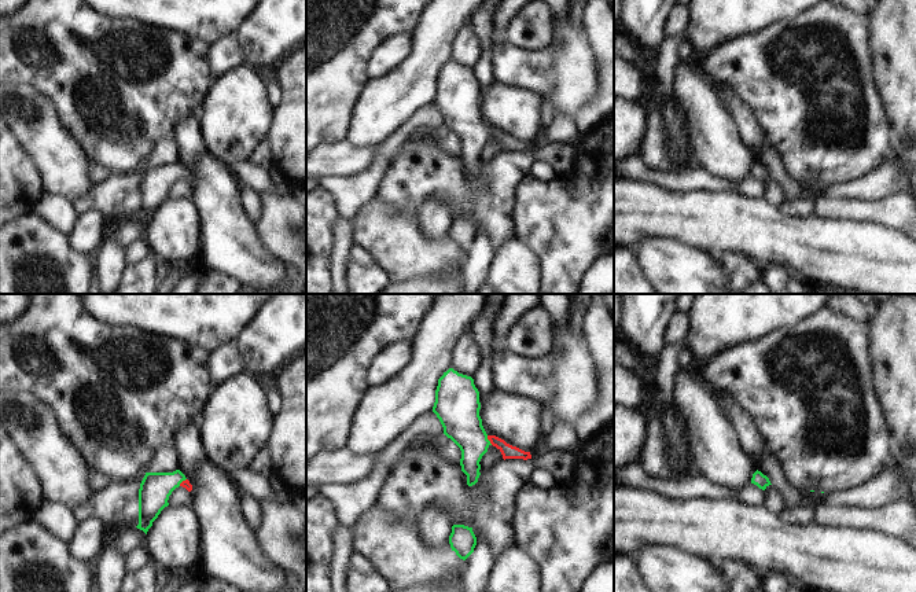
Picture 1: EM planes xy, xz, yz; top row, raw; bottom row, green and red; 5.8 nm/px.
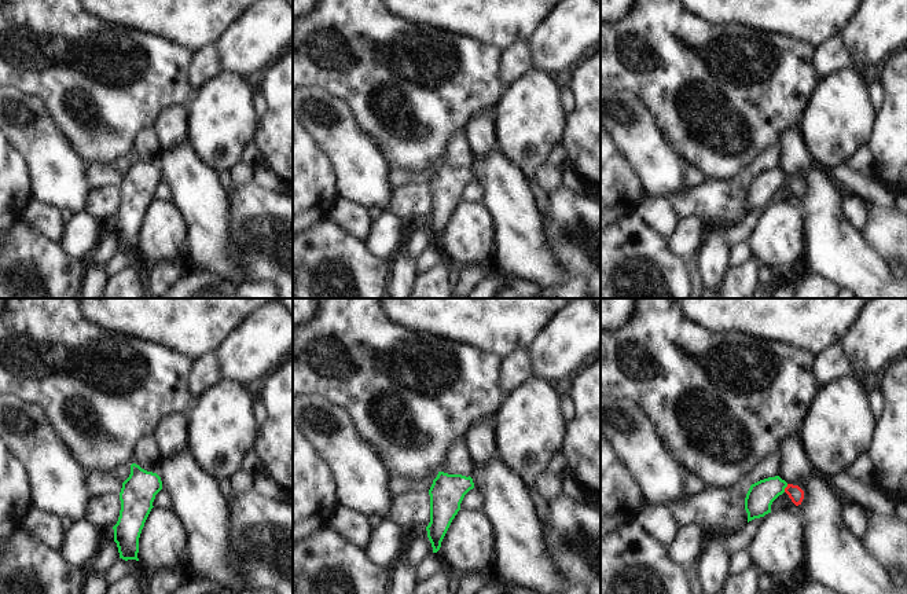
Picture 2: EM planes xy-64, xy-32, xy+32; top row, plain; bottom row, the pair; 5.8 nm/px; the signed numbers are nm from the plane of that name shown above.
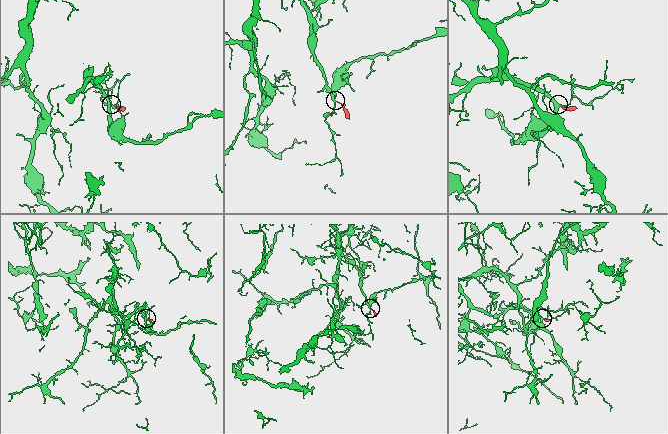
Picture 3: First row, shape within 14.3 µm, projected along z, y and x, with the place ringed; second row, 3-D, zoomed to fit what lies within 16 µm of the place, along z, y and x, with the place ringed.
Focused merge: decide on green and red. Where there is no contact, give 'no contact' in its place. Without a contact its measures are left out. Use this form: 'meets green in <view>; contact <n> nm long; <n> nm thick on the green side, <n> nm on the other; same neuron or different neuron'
meets green in xz; contact 70 nm long; 260 nm thick on the green side, 80 nm on the other; same neuron

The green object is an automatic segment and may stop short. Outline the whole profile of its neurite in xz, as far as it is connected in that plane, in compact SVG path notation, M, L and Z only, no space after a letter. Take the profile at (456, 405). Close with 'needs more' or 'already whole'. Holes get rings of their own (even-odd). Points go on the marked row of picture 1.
M449 368L438 379L433 412L439 419L444 434L461 451L460 466L472 486L481 475L481 459L490 445L496 446L503 459L531 459L530 452L507 444L496 435L488 435L479 416L479 391L471 376Z; needs more

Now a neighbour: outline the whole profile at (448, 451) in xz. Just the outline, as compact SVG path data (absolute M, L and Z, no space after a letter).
M419 434L402 452L402 457L407 459L412 449L423 445L434 445L439 457L448 463L457 464L461 459L460 448L445 434Z

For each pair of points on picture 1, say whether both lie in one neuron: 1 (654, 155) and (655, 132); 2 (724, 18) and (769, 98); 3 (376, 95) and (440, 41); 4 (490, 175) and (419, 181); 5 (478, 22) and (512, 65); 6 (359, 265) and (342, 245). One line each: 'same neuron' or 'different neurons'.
1: same neuron
2: different neurons
3: same neuron
4: same neuron
5: different neurons
6: different neurons

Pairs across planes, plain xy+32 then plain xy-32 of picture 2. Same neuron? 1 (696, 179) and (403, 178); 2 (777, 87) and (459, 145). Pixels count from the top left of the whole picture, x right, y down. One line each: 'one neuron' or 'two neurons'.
1: one neuron
2: two neurons

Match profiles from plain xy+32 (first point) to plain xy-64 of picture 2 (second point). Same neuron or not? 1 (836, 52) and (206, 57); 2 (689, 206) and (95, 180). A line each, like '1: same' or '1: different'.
1: same
2: different

